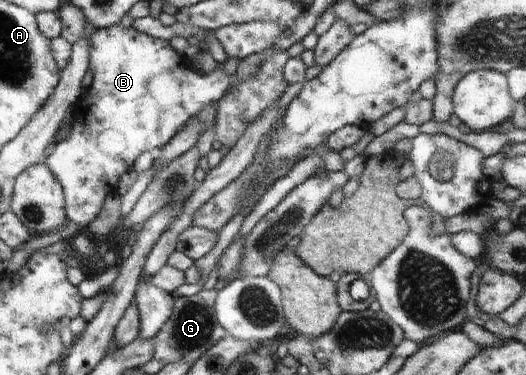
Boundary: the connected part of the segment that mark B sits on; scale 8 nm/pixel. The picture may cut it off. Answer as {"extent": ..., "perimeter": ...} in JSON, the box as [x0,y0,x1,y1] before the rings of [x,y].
{"extent":[45,26,233,231],"perimeter":[[[135,26],[96,29],[89,38],[89,50],[89,70],[93,72],[93,81],[71,106],[71,132],[45,160],[63,182],[67,220],[81,226],[79,231],[85,231],[99,216],[105,198],[116,190],[119,176],[133,166],[133,160],[145,150],[156,155],[194,116],[199,116],[203,108],[217,103],[233,82],[233,77],[223,70],[222,65],[199,76],[187,66],[187,60],[169,46],[169,42],[149,36]]]}

